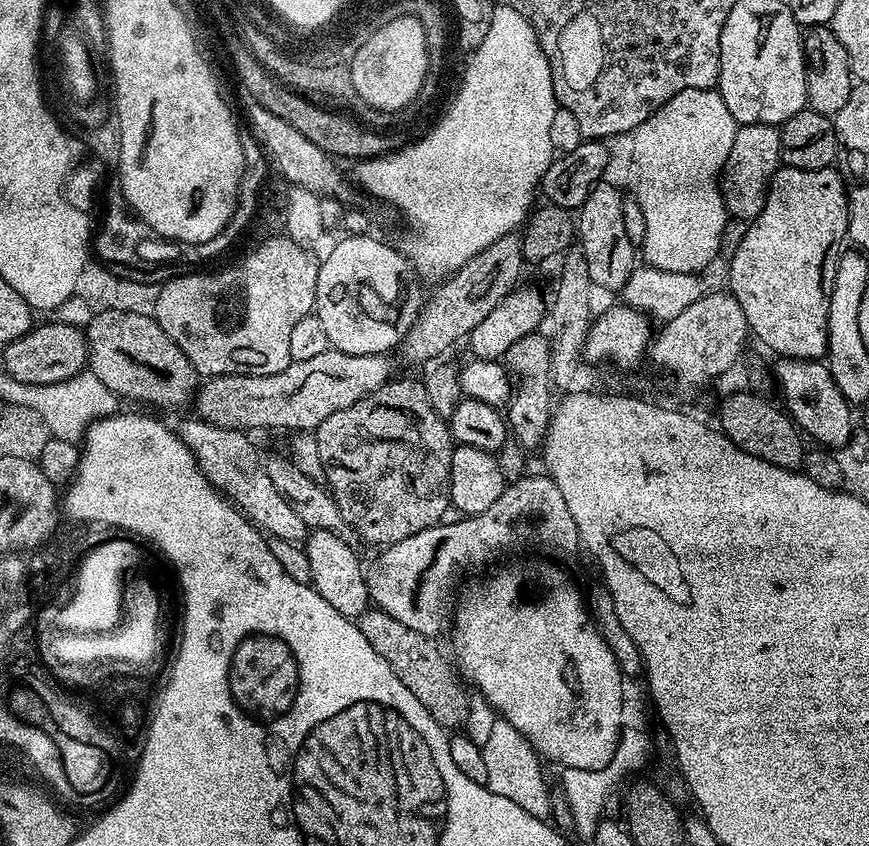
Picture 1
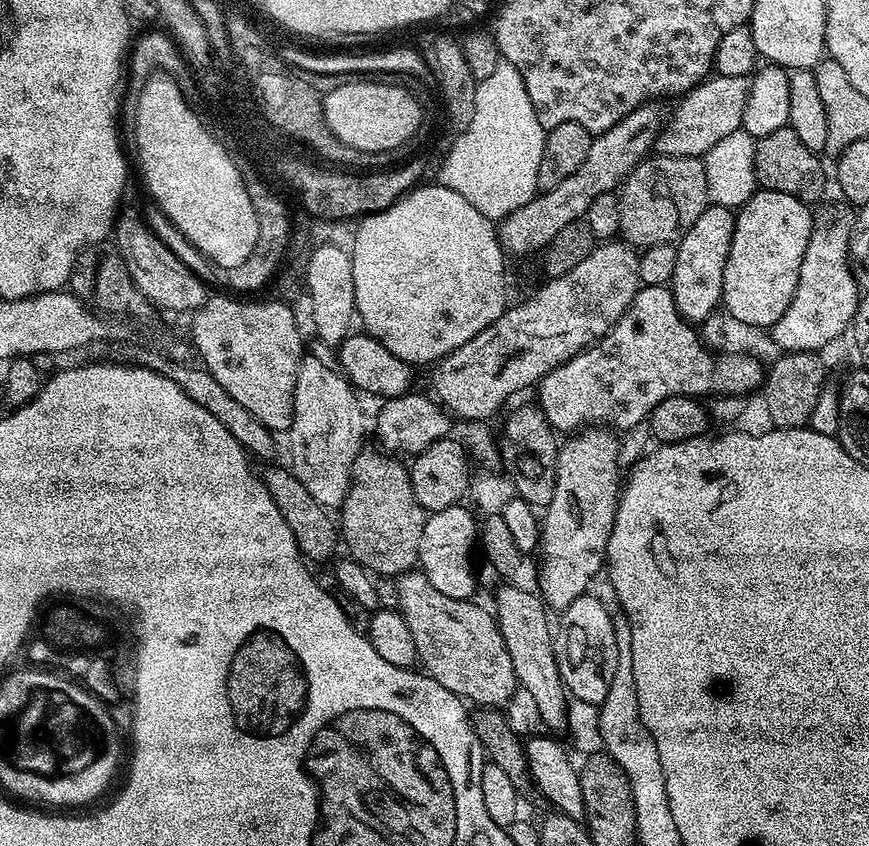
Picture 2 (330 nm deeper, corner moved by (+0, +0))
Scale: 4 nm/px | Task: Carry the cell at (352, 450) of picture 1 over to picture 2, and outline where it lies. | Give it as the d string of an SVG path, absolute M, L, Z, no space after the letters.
M361 450L357 454L352 468L352 481L345 495L344 502L338 508L338 528L342 540L348 543L351 559L355 560L369 573L380 576L399 577L401 572L407 572L417 567L420 558L420 543L426 513L424 507L414 498L414 490L408 481L409 469L399 464L399 459L385 454L383 451L368 452Z

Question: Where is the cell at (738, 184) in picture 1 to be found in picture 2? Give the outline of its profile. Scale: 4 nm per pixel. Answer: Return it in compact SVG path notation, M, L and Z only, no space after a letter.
M712 204L676 244L676 265L670 287L680 315L685 320L701 322L721 307L726 258L730 258L730 244L734 238L735 225L733 209Z

